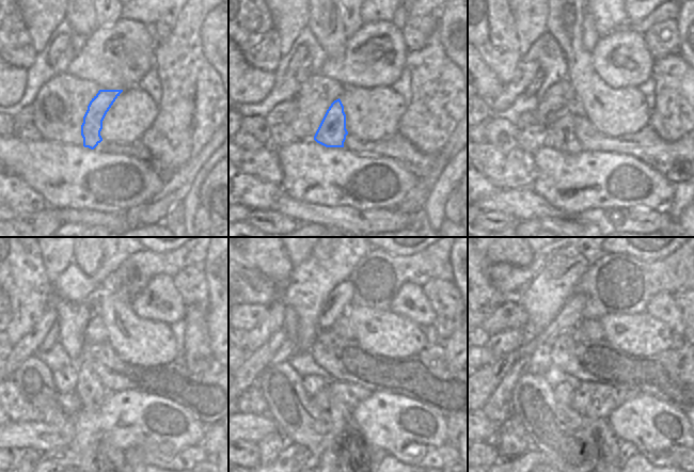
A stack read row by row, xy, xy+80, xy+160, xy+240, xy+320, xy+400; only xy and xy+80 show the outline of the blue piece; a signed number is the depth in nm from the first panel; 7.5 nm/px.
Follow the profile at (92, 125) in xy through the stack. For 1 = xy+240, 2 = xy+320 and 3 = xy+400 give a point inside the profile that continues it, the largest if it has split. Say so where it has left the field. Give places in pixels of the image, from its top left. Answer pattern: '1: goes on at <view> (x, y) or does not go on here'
1: goes on at xy+240 (90, 389)
2: goes on at xy+320 (342, 418)
3: goes on at xy+400 (609, 444)

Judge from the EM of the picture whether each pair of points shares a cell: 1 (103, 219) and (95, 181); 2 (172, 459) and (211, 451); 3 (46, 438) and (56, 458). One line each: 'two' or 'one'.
1: two
2: two
3: two

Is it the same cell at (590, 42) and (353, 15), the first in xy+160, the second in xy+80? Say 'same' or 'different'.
same

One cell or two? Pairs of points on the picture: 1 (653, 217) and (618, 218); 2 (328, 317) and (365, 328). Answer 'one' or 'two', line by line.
1: one
2: two

